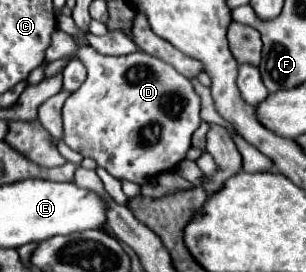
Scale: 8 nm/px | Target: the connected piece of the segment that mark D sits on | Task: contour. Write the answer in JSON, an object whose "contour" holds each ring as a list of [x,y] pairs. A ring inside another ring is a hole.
{"contour":[[[54,30],[52,42],[46,50],[46,60],[52,62],[58,58],[80,60],[88,70],[86,82],[68,96],[62,108],[64,142],[72,150],[94,158],[98,166],[108,170],[114,178],[132,180],[136,184],[142,184],[160,172],[174,170],[178,162],[182,162],[186,150],[190,148],[192,134],[202,122],[200,96],[186,76],[182,76],[174,66],[164,64],[162,60],[140,50],[126,56],[104,56],[96,54],[96,50],[88,44],[78,44],[74,36],[62,30]]]}

